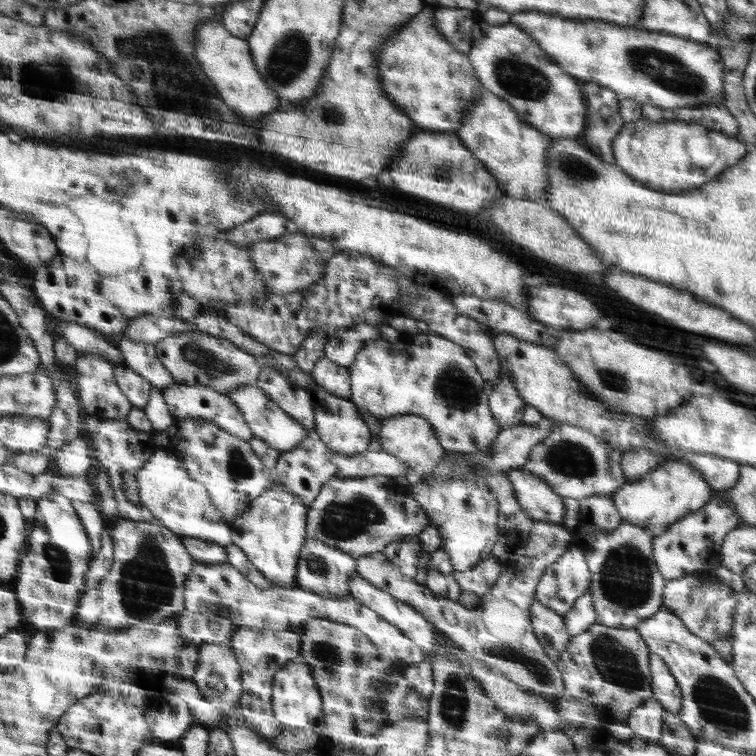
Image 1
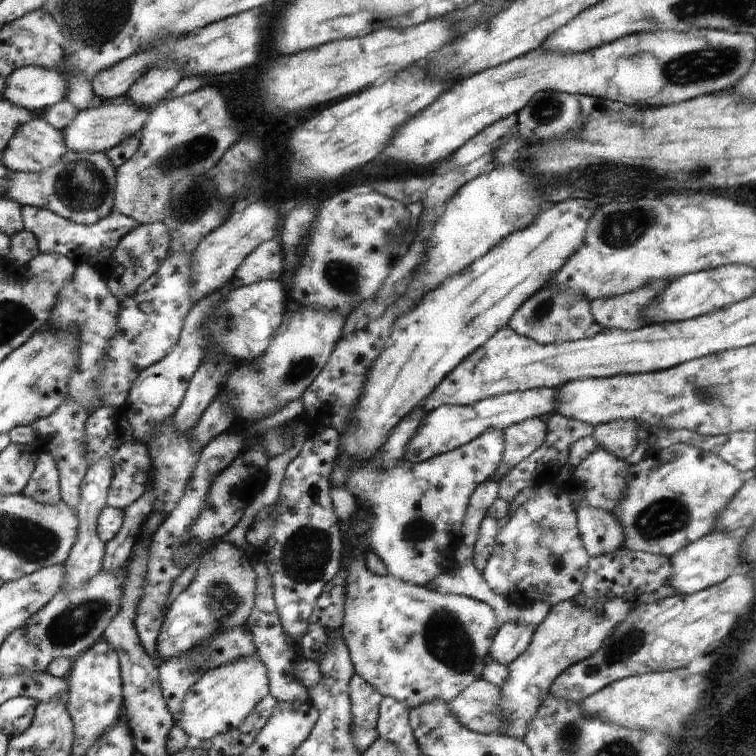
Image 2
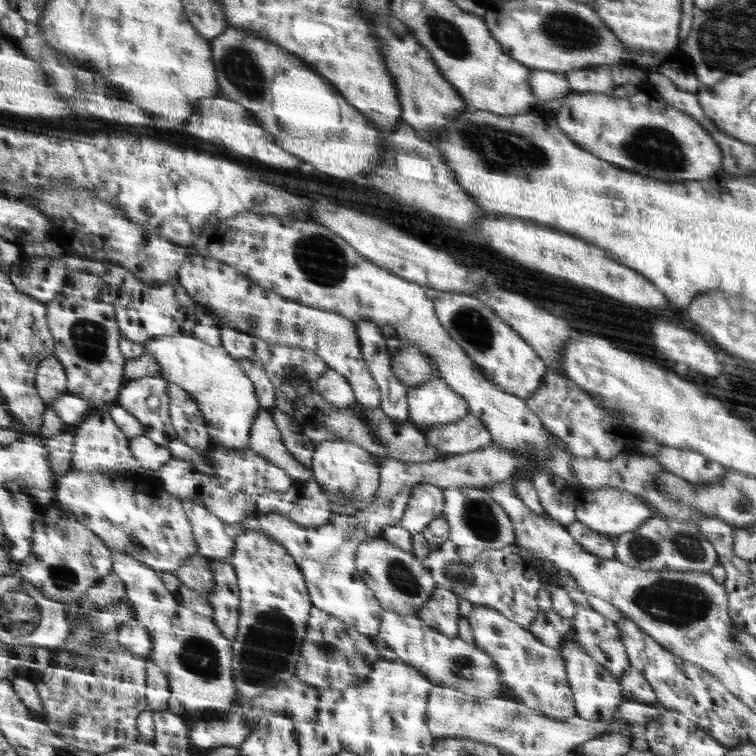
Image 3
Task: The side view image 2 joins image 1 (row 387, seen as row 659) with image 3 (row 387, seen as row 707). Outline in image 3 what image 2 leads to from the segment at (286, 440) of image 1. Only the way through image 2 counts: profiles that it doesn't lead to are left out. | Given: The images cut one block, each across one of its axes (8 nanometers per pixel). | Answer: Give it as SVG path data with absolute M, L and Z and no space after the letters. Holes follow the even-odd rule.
M190 334L158 336L144 342L144 350L152 353L160 364L160 376L168 383L180 386L192 395L204 415L210 433L209 446L222 445L226 449L249 447L254 420L264 409L258 403L258 390L235 357L221 345L214 346Z

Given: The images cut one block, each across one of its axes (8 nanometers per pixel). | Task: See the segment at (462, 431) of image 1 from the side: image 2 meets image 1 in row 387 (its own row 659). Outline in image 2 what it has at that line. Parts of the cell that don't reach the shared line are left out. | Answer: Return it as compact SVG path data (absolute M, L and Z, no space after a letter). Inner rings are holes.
M344 550L344 560L346 602L342 637L358 676L369 681L384 698L394 698L408 709L430 700L449 703L481 678L494 635L500 630L495 609L468 596L436 592L392 575L378 576L365 565L363 552Z

